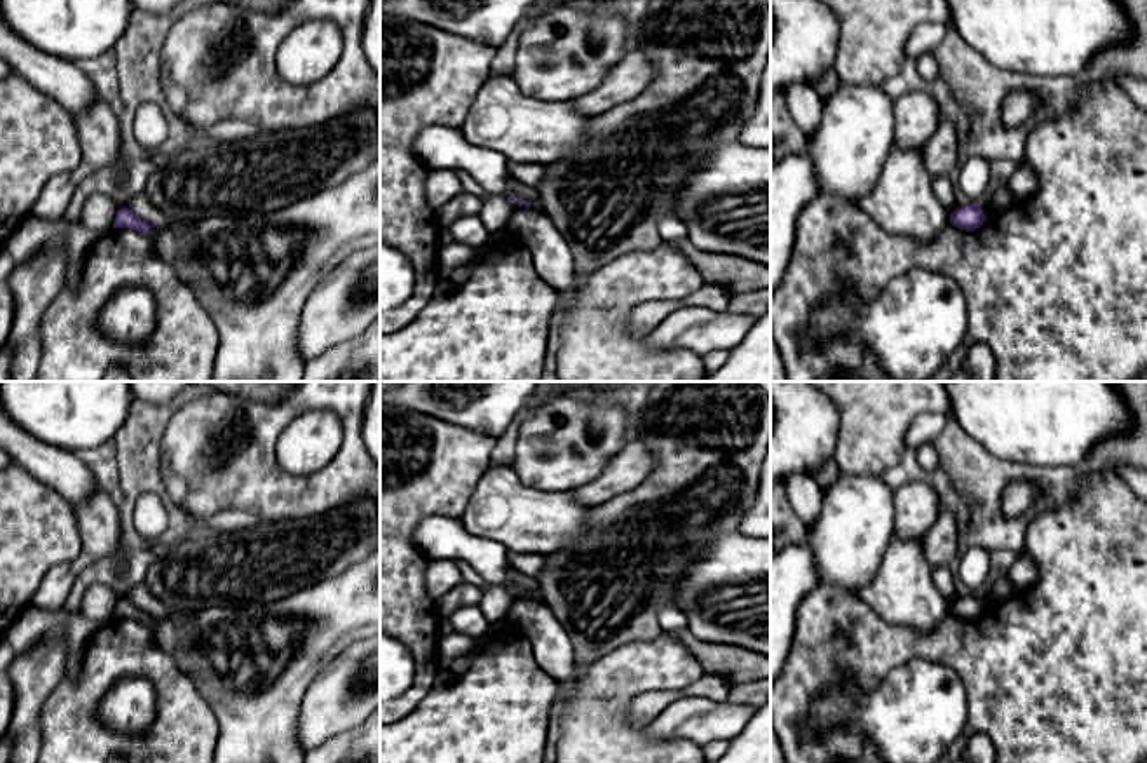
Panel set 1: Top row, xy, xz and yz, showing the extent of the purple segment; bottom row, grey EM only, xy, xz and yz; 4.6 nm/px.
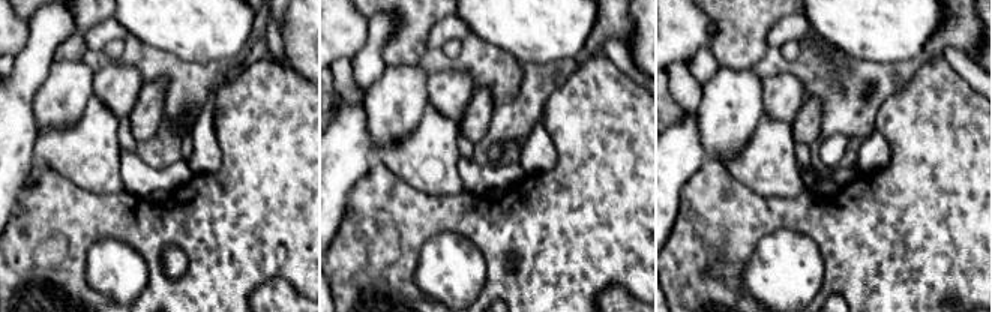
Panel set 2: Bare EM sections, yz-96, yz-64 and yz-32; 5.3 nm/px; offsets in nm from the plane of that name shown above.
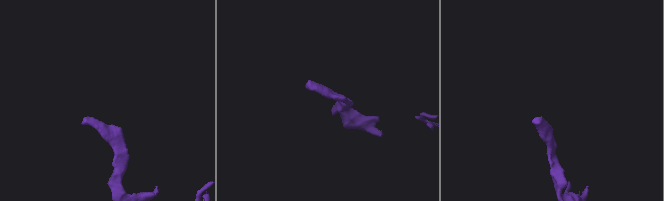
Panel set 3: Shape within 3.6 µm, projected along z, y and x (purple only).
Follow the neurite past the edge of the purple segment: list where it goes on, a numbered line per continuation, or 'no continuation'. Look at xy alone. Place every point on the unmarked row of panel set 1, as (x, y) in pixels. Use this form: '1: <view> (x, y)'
no continuation

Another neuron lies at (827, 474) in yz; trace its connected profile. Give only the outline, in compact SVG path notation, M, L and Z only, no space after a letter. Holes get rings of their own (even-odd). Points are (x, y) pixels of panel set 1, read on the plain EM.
M828 456L814 472L812 477L816 479L816 483L823 488L828 490L831 488L838 477L840 477L840 469L838 463L835 460L835 456Z

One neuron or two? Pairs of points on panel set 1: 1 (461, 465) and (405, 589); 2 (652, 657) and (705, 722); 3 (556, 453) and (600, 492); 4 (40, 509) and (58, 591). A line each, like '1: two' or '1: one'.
1: one
2: two
3: two
4: two

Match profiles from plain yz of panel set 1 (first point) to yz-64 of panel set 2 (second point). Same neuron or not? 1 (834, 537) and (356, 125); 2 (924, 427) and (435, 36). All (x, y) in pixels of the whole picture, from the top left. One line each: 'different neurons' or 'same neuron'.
1: different neurons
2: same neuron

